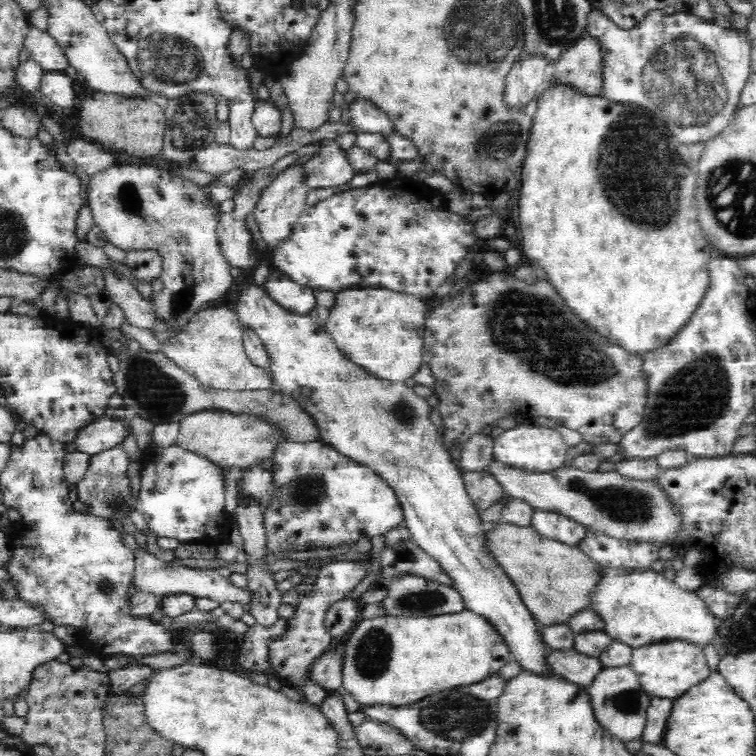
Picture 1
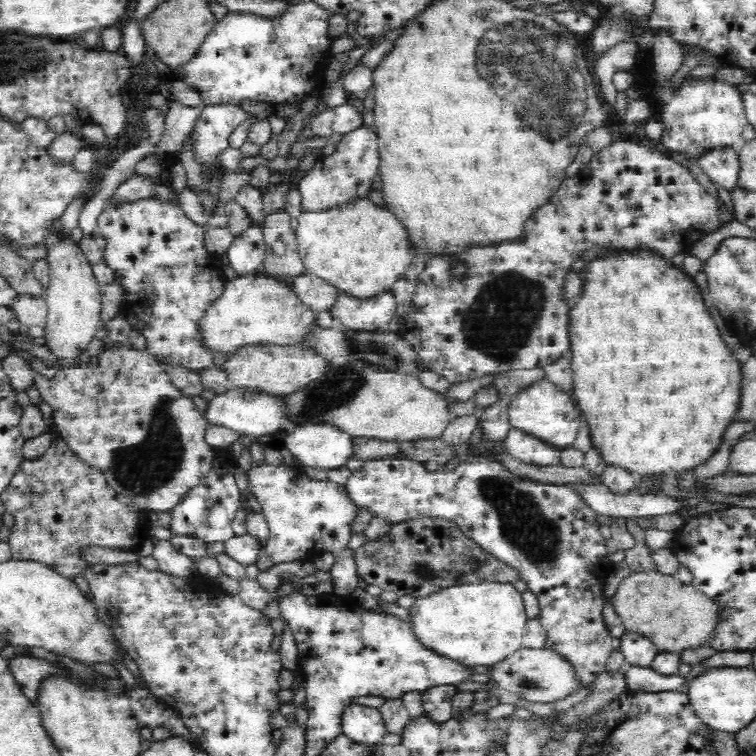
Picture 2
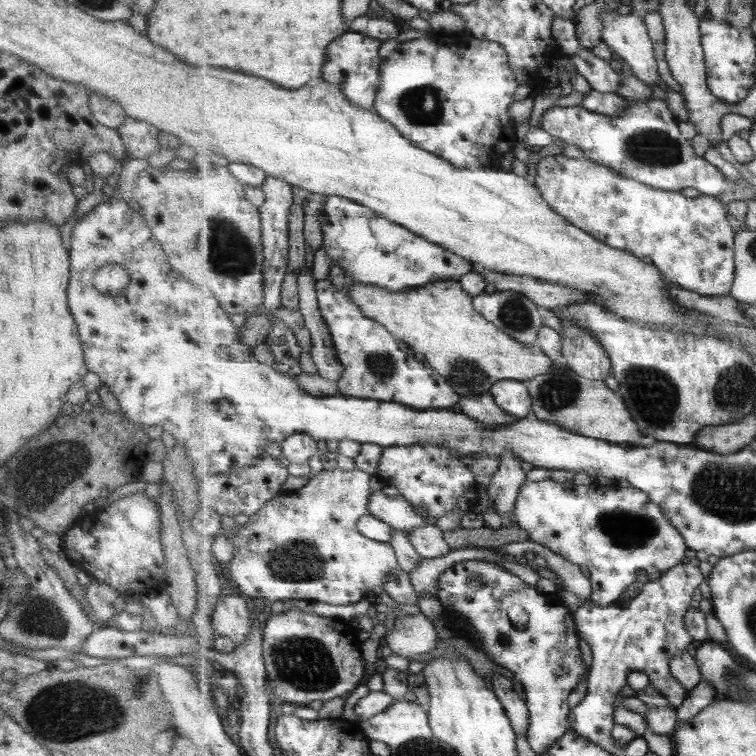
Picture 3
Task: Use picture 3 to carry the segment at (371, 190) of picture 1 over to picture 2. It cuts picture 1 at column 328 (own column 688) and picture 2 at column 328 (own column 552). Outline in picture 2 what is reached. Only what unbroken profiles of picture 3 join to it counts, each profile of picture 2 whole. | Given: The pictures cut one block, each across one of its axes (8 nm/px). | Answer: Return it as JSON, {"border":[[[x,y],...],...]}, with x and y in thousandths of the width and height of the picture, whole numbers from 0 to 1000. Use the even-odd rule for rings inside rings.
{"border":[[[476,167],[452,180],[439,205],[423,205],[417,218],[396,239],[399,280],[419,279],[474,261],[485,261],[501,218],[500,179],[489,167]]]}

